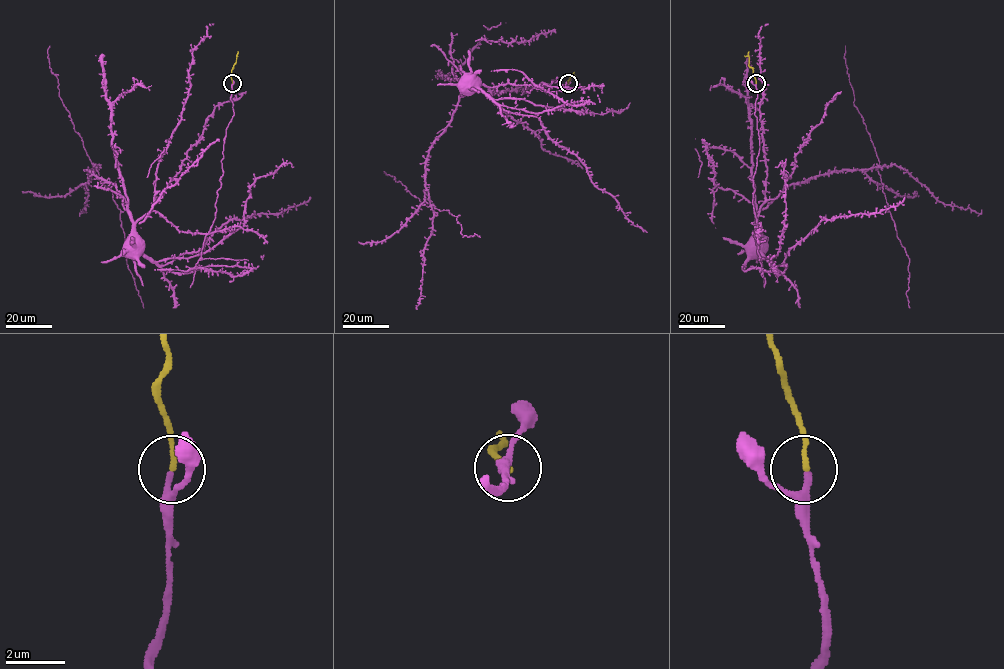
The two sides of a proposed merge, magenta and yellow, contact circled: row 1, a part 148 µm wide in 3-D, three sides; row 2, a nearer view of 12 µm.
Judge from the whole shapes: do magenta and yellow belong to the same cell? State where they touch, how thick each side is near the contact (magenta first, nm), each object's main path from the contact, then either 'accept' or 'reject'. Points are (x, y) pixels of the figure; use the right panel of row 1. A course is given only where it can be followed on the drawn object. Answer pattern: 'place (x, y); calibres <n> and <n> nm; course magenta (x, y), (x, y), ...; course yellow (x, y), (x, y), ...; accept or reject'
place (756, 83); calibres 200 and 180 nm; course magenta (755, 83), (754, 115), (760, 145), (753, 179), (753, 204), (756, 233), (760, 211), (757, 223), (761, 238); course yellow (755, 83), (753, 70), (748, 65), (748, 51); accept

